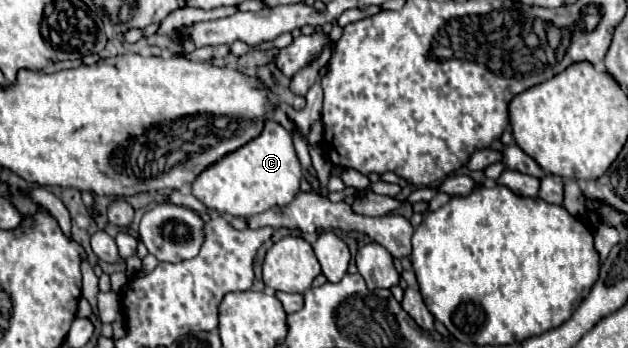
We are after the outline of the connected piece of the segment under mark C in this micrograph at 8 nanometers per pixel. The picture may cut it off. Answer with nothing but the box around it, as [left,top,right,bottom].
[193,121,303,217]

